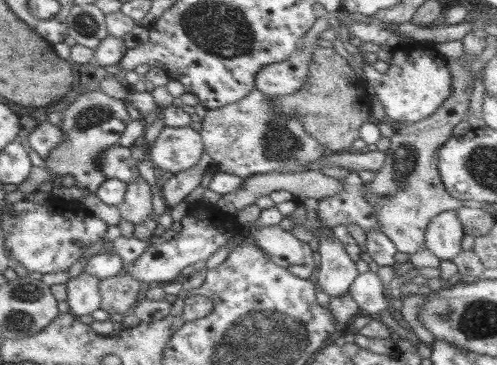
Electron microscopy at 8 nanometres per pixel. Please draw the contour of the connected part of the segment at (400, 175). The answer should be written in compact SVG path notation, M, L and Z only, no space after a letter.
M461 54L462 64L446 60L452 74L452 95L434 112L434 115L416 123L408 123L385 142L386 164L376 172L374 180L365 183L366 199L374 205L374 215L382 225L380 230L395 244L398 252L409 256L426 248L424 235L428 223L440 212L456 210L462 201L452 198L441 180L438 170L438 150L450 137L455 126L469 116L470 98L472 98L471 54Z

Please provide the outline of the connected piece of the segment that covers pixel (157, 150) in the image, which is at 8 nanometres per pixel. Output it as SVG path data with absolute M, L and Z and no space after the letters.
M165 126L149 149L156 168L172 174L194 168L204 154L201 134L190 127Z

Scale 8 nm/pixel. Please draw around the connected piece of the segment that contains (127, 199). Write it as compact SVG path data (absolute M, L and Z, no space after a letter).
M142 176L127 183L123 202L117 207L121 218L134 225L142 224L152 216L152 193Z

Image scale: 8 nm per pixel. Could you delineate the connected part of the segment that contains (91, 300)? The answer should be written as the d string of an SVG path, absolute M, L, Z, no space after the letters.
M82 272L77 278L69 279L66 283L66 302L70 306L70 313L72 312L76 316L86 316L100 308L99 282L100 278L90 276L88 272Z

